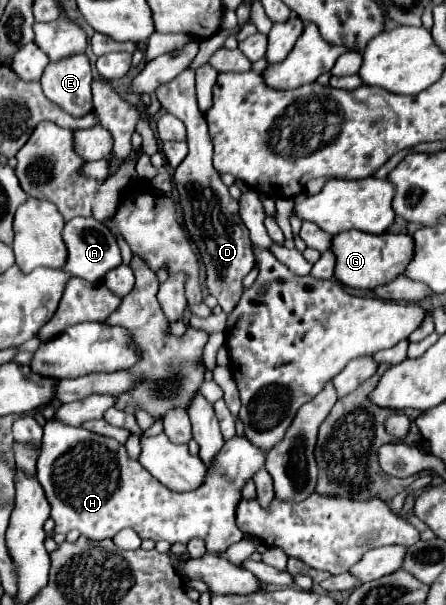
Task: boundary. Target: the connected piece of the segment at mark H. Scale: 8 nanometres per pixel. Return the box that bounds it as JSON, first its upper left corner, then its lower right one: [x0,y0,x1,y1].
[37,420,263,552]

